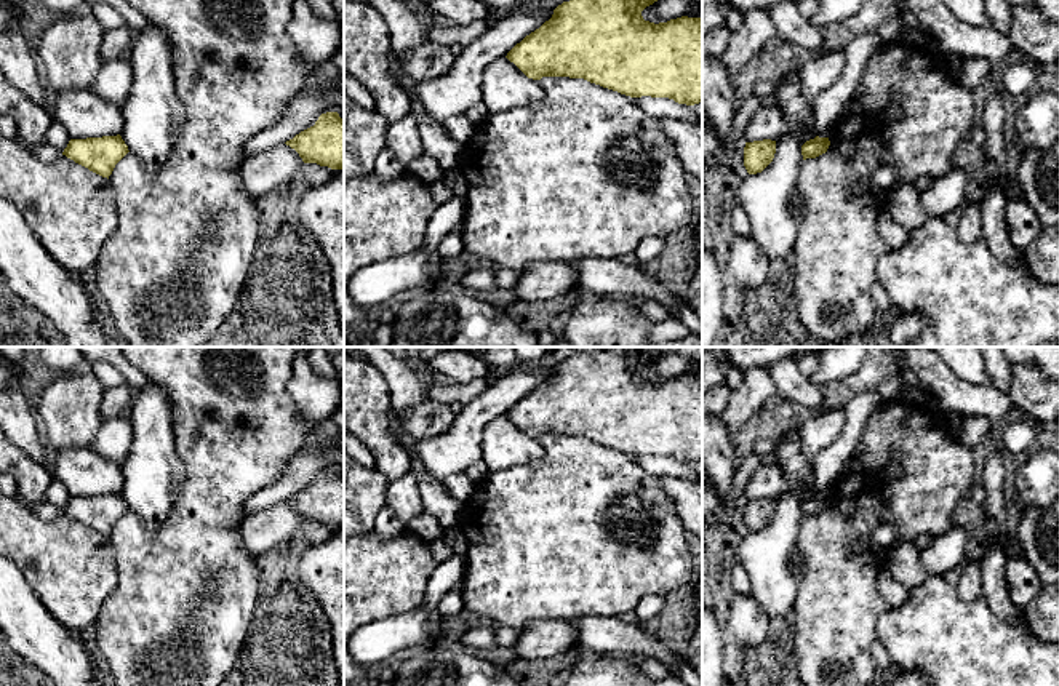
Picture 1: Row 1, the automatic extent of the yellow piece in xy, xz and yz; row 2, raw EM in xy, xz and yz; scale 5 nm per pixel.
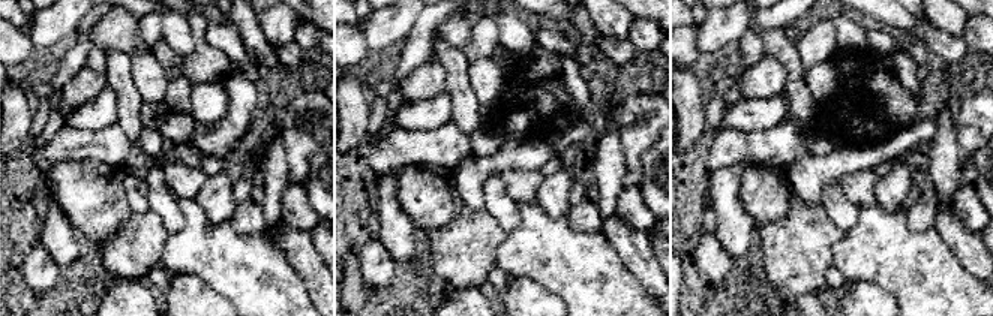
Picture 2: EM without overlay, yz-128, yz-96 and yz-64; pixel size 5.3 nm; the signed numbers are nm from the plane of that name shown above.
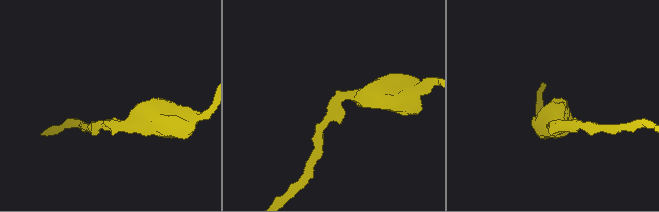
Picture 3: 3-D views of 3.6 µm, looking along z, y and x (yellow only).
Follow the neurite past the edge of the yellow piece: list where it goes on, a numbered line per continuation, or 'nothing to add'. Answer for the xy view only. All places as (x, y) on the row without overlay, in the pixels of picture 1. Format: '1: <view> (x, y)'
nothing to add

